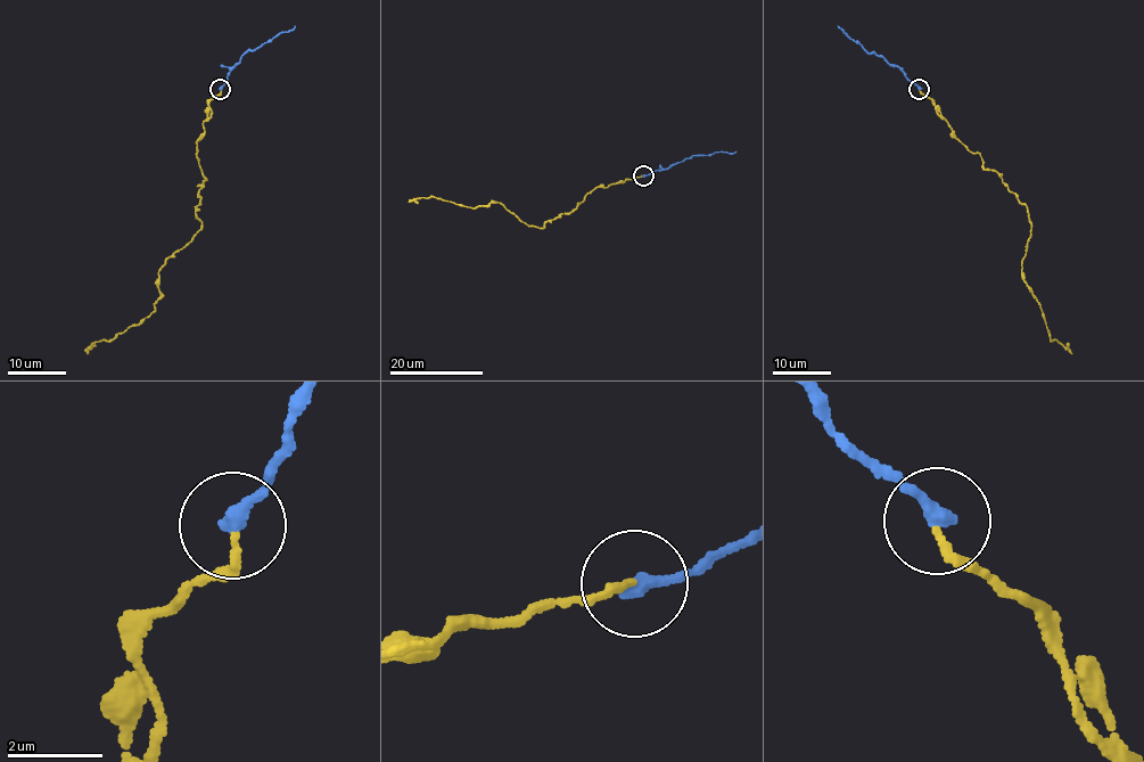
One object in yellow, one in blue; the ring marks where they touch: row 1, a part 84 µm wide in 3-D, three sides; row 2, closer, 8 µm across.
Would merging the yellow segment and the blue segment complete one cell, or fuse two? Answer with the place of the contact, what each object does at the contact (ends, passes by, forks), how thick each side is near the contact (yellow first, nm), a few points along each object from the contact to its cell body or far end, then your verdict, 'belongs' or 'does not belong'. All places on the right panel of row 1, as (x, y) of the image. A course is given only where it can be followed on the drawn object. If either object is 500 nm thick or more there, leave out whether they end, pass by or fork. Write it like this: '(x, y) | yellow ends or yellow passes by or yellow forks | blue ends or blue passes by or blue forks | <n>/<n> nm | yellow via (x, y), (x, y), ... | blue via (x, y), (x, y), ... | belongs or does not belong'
(919, 89) | yellow ends | blue ends | 160/320 nm | yellow via (919, 90), (961, 144), (1027, 207), (1031, 227), (1021, 278), (1042, 309), (1048, 337), (1071, 354) | blue via (919, 88), (898, 68), (867, 52), (837, 25) | does not belong

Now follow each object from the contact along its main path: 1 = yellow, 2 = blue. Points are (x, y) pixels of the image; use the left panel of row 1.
1: (220, 90), (197, 146), (200, 228), (158, 272), (148, 316), (88, 354)
2: (220, 88), (247, 51), (293, 31), (295, 25)

